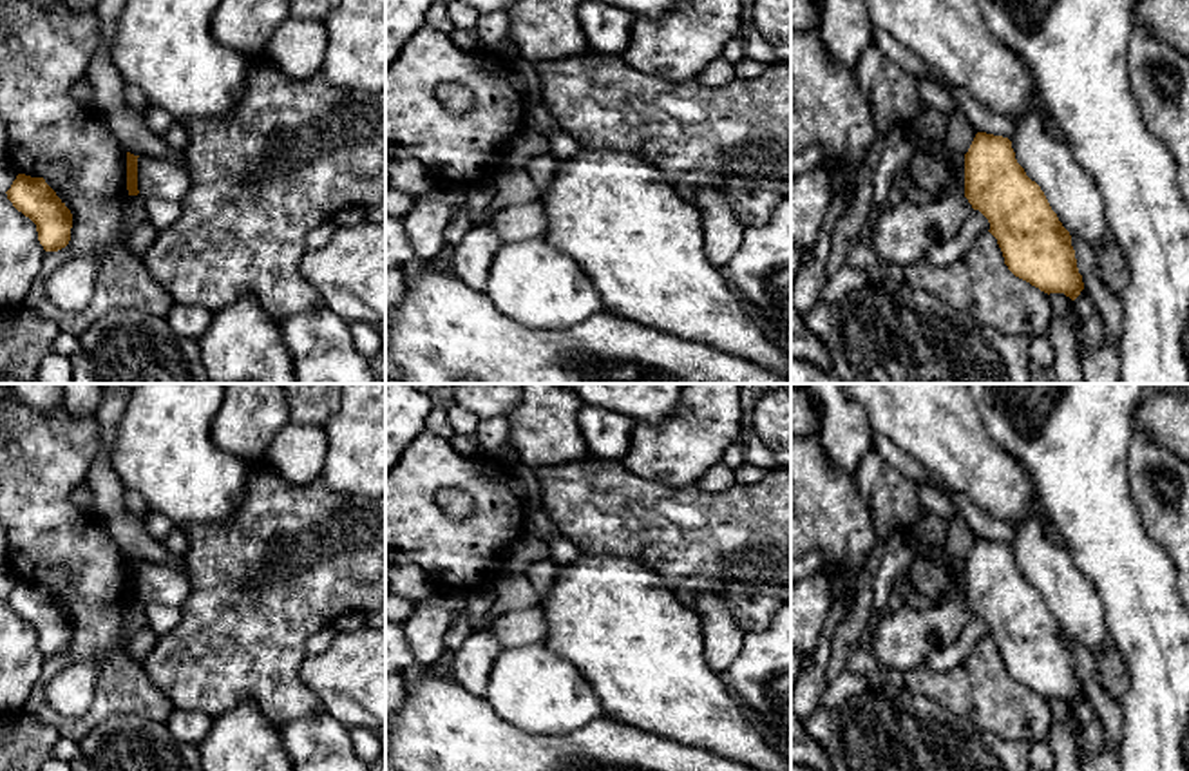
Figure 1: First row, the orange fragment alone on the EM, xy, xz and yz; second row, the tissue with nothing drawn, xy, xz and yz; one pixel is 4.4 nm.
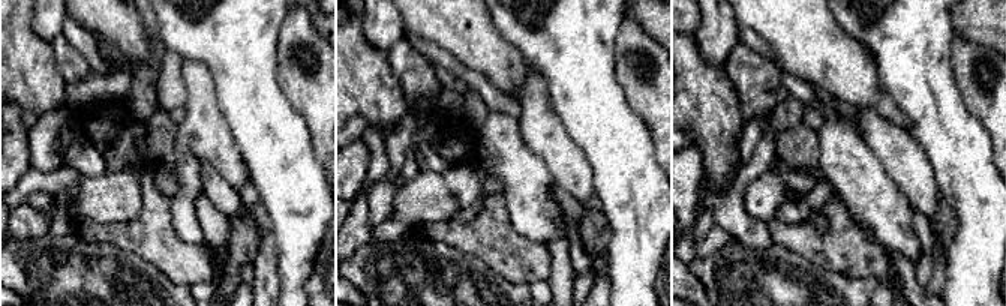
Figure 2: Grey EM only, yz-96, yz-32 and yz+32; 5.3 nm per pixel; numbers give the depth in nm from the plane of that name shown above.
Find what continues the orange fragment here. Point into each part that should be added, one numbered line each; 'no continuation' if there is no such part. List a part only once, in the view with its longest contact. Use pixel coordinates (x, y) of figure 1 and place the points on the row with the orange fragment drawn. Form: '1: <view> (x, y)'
no continuation

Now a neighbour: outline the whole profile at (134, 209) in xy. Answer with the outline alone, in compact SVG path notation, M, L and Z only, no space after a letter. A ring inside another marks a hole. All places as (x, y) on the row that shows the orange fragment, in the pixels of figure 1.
M127 195L123 203L123 214L121 214L121 230L119 230L119 241L127 243L130 241L134 230L148 221L147 203L143 195Z

